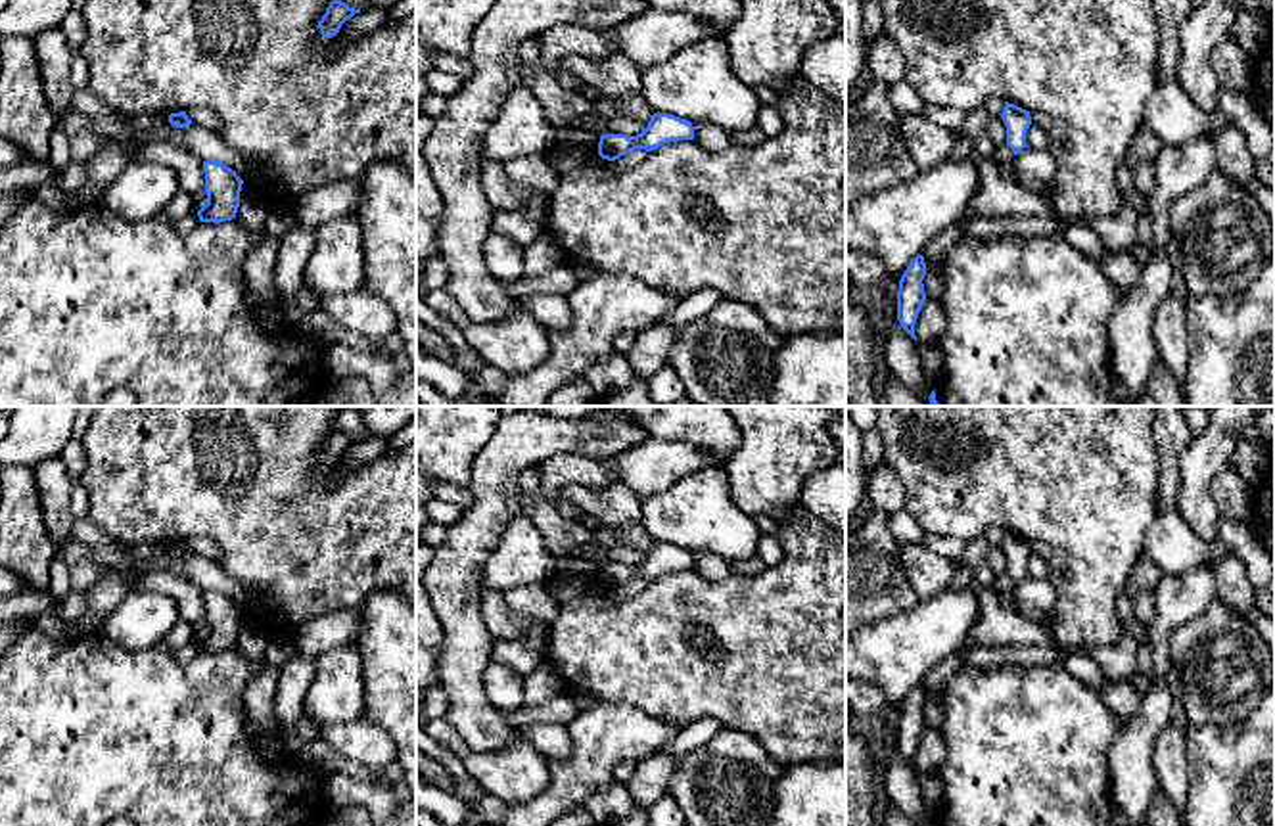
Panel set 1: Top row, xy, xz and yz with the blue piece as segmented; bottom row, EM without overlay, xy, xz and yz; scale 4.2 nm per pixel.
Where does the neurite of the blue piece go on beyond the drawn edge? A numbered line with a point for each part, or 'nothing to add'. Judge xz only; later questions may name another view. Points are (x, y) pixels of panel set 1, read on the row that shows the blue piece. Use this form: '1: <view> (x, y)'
nothing to add

